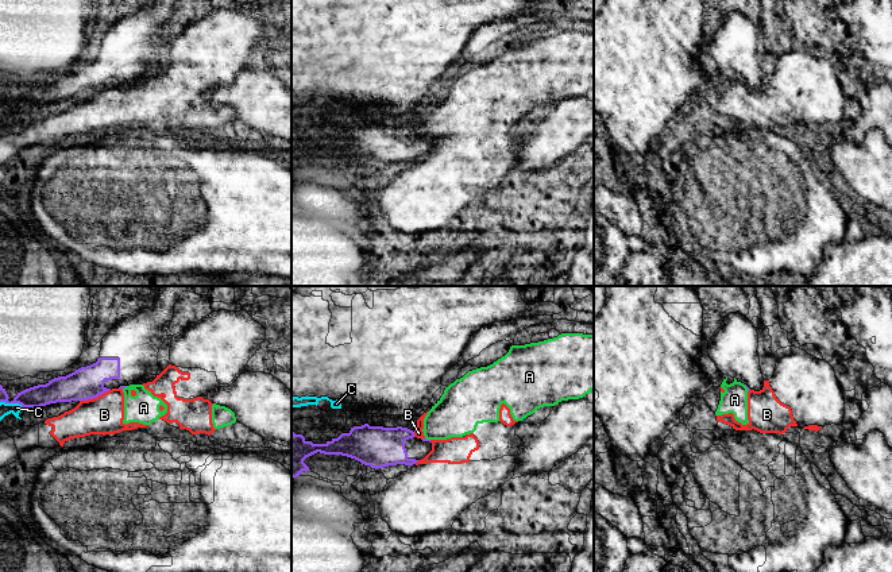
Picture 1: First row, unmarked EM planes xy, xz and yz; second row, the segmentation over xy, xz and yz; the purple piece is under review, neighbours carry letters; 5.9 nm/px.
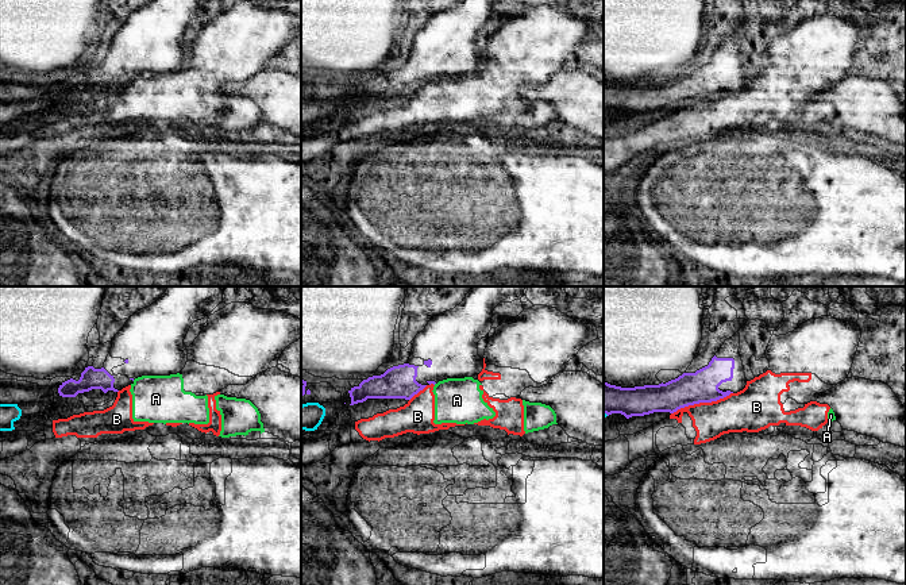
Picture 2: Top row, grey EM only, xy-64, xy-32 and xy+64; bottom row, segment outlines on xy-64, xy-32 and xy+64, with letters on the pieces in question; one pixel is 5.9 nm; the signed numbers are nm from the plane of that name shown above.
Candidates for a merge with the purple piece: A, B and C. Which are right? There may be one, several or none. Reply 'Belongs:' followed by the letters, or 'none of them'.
Belongs: none of them

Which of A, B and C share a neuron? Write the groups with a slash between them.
A B / C

